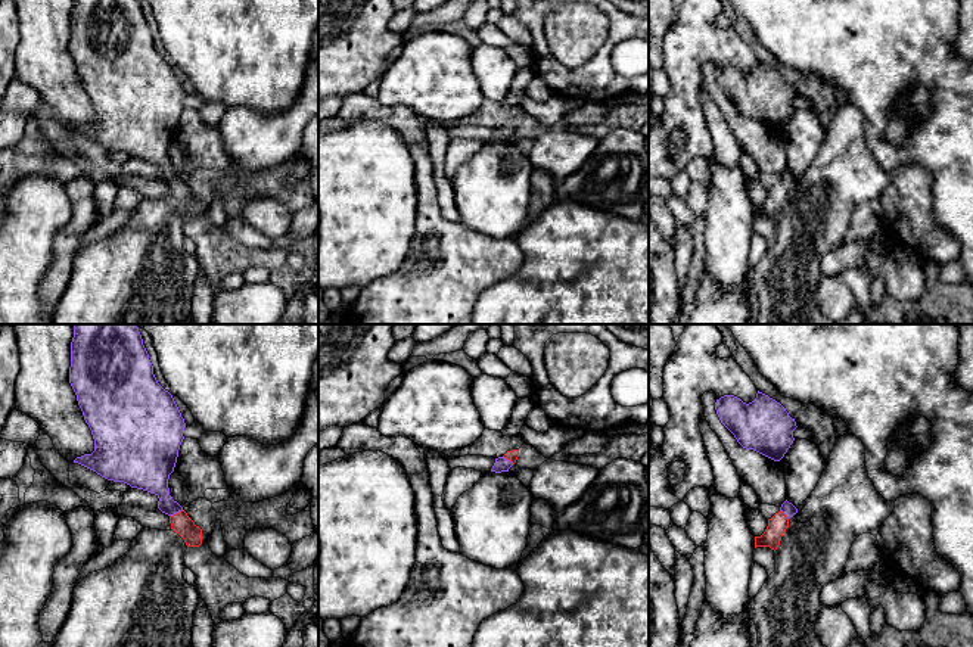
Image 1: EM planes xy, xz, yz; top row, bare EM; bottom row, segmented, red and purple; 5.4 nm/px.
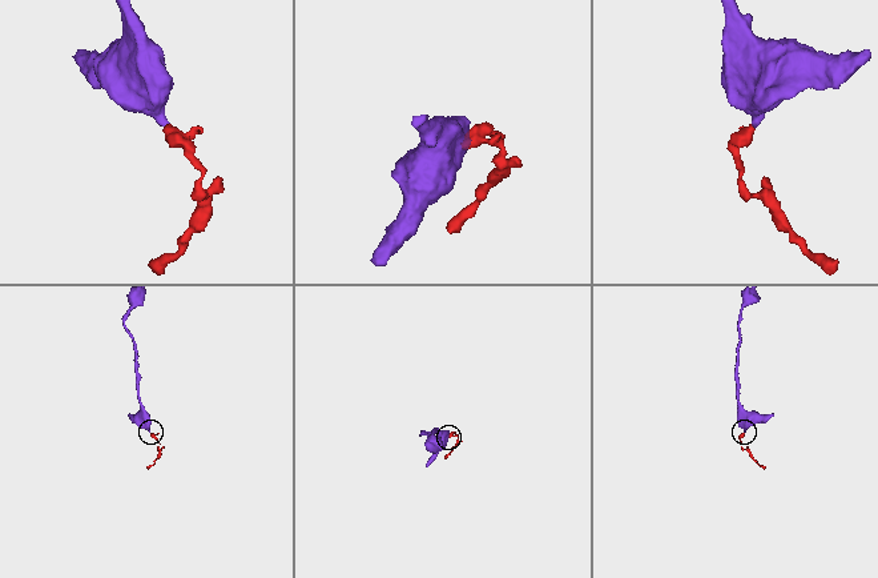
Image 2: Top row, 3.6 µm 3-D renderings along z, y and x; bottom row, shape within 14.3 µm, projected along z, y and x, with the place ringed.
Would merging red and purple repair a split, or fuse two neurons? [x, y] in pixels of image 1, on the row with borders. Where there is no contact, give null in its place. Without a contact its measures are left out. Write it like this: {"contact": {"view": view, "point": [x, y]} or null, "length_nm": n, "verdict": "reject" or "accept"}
{"contact": {"view": "xy", "point": [177, 513]}, "length_nm": 80, "verdict": "accept"}

